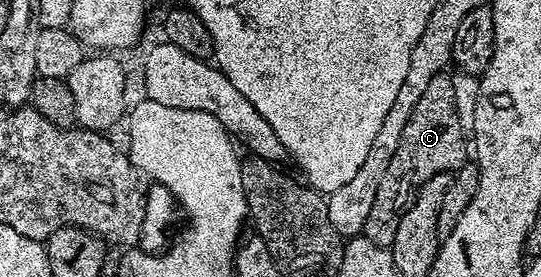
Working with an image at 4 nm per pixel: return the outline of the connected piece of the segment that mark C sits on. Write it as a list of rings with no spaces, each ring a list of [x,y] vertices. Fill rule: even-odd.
[[[449,74],[431,78],[423,98],[415,102],[415,110],[407,126],[403,126],[403,134],[387,166],[387,174],[383,174],[379,190],[375,190],[375,206],[371,206],[371,214],[367,214],[363,234],[371,238],[375,246],[392,249],[398,215],[405,211],[411,197],[422,184],[435,174],[452,174],[467,162],[467,133],[463,131],[459,122],[453,81],[454,77]]]

